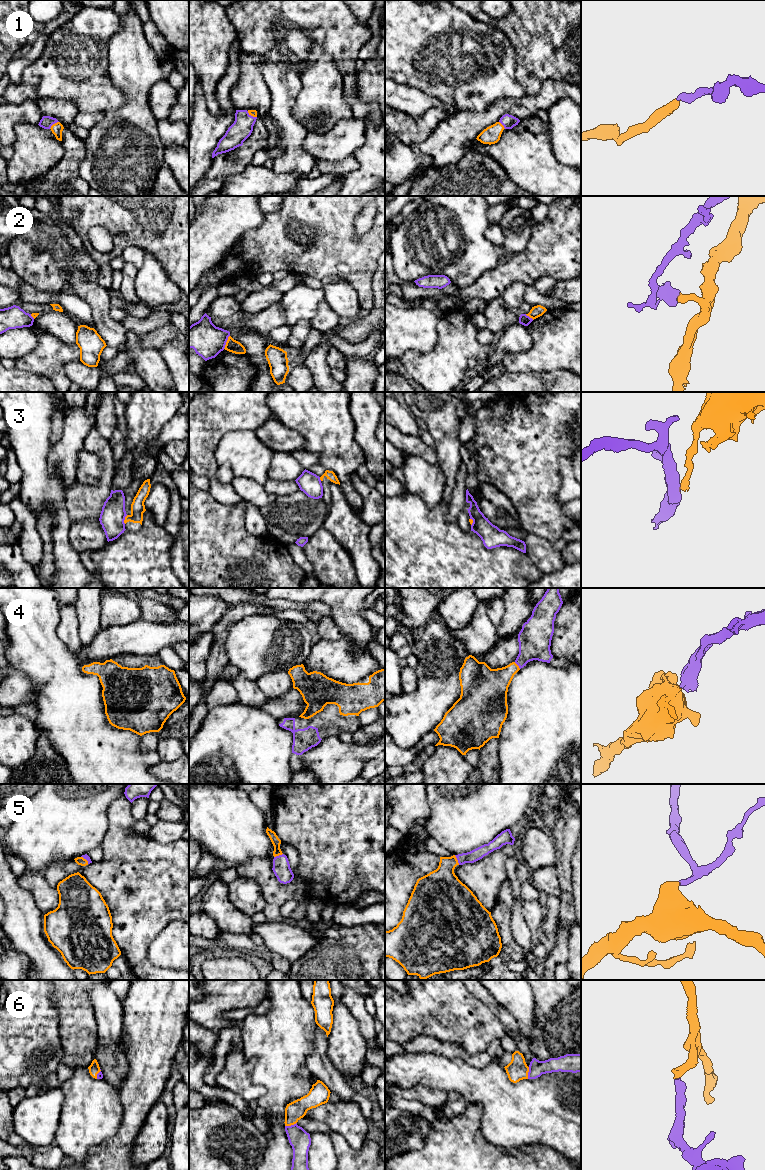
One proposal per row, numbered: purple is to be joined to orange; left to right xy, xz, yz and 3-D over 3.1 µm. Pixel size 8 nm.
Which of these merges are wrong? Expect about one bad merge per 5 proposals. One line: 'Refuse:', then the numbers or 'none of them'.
Refuse: 2, 3

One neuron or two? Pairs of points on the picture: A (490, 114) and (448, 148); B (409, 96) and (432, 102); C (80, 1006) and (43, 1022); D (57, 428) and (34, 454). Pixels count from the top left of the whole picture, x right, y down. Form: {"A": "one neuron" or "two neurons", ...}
{"A": "one neuron", "B": "one neuron", "C": "two neurons", "D": "two neurons"}

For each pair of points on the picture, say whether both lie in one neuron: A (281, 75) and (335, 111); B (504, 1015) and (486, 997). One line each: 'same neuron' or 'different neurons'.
A: different neurons
B: same neuron

